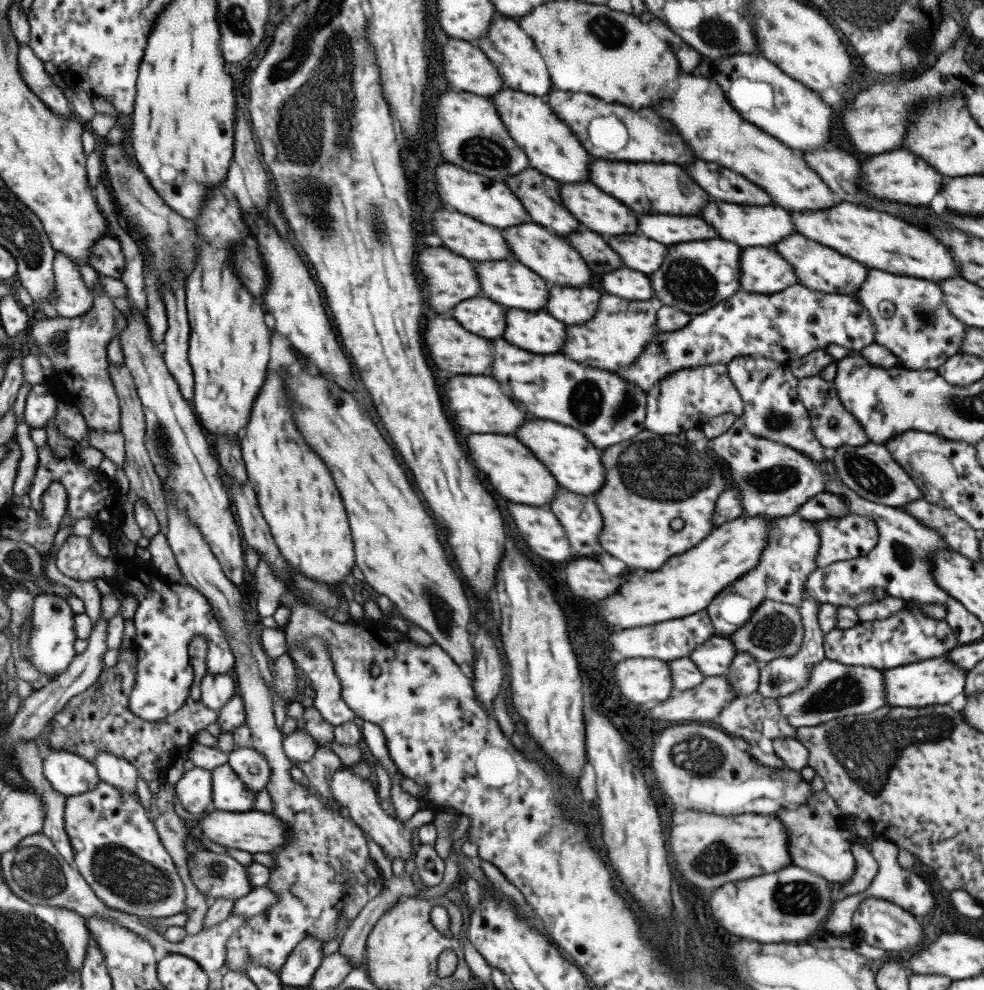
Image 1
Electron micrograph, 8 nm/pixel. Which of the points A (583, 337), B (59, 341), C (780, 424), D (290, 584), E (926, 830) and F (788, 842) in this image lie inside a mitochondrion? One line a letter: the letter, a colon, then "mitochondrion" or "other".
A: other
B: mitochondrion
C: mitochondrion
D: other
E: other
F: other

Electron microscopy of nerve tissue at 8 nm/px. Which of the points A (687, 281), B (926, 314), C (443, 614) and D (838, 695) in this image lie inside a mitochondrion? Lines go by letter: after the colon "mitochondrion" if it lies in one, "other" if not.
A: mitochondrion
B: mitochondrion
C: mitochondrion
D: mitochondrion

